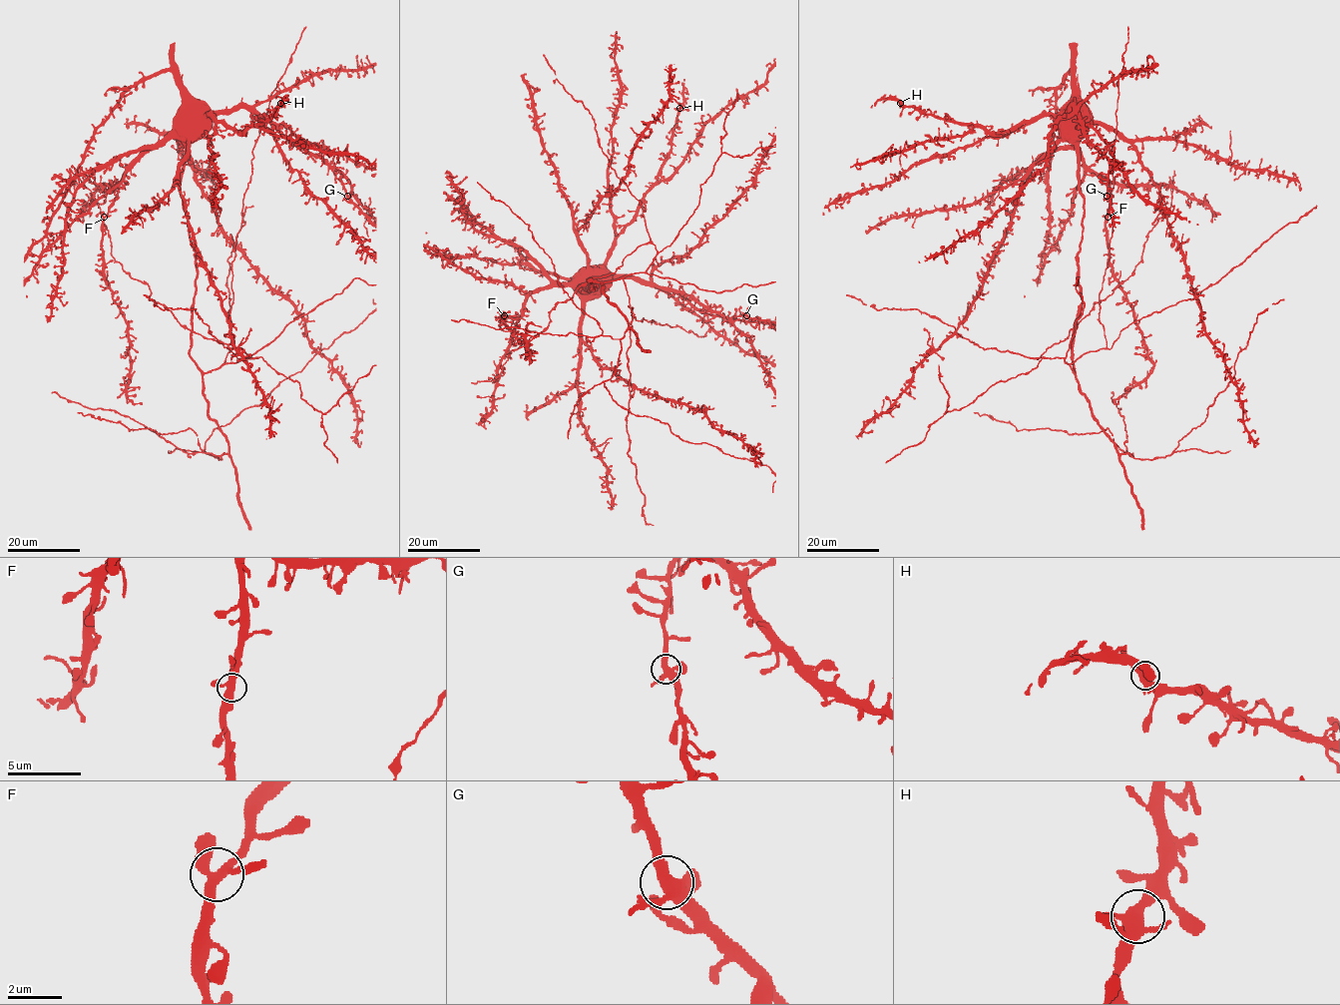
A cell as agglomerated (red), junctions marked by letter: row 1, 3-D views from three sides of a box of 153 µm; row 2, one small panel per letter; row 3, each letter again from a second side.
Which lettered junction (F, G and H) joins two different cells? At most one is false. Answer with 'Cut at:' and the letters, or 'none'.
Cut at: none

